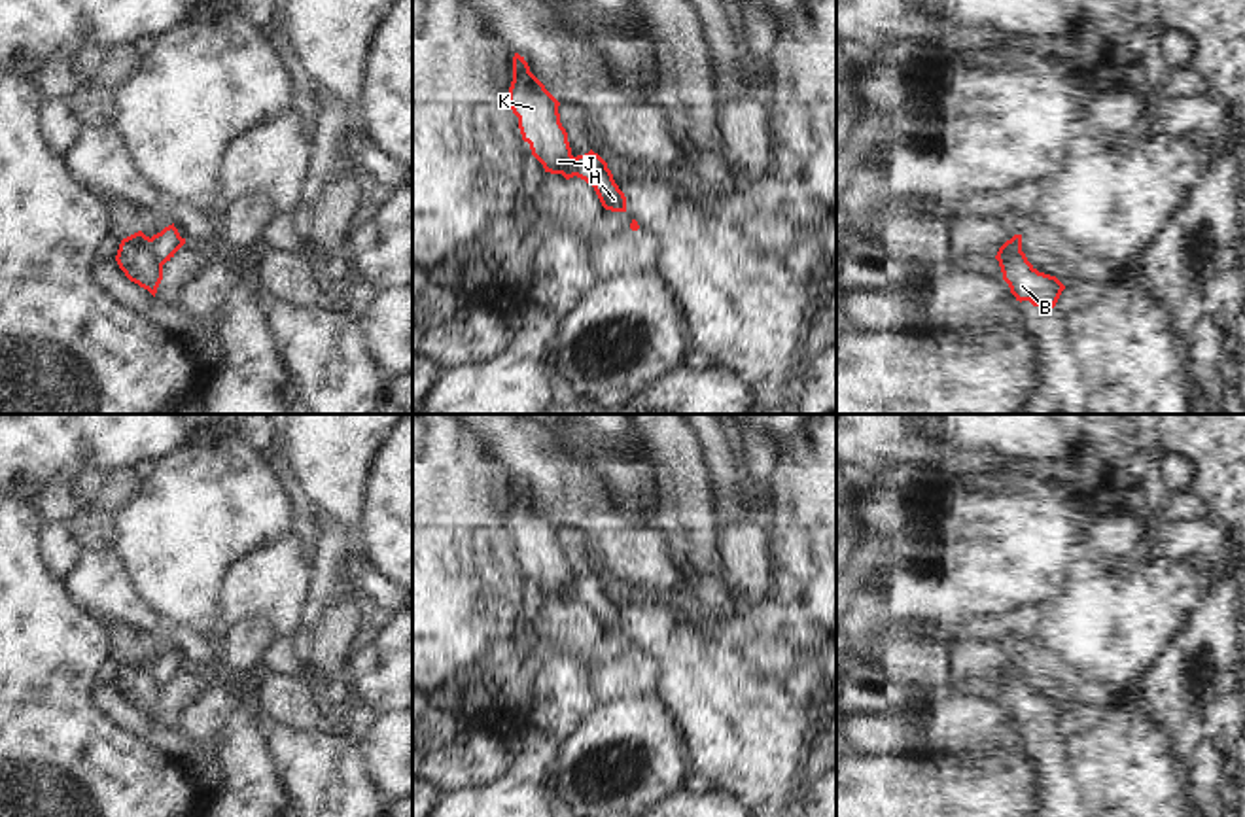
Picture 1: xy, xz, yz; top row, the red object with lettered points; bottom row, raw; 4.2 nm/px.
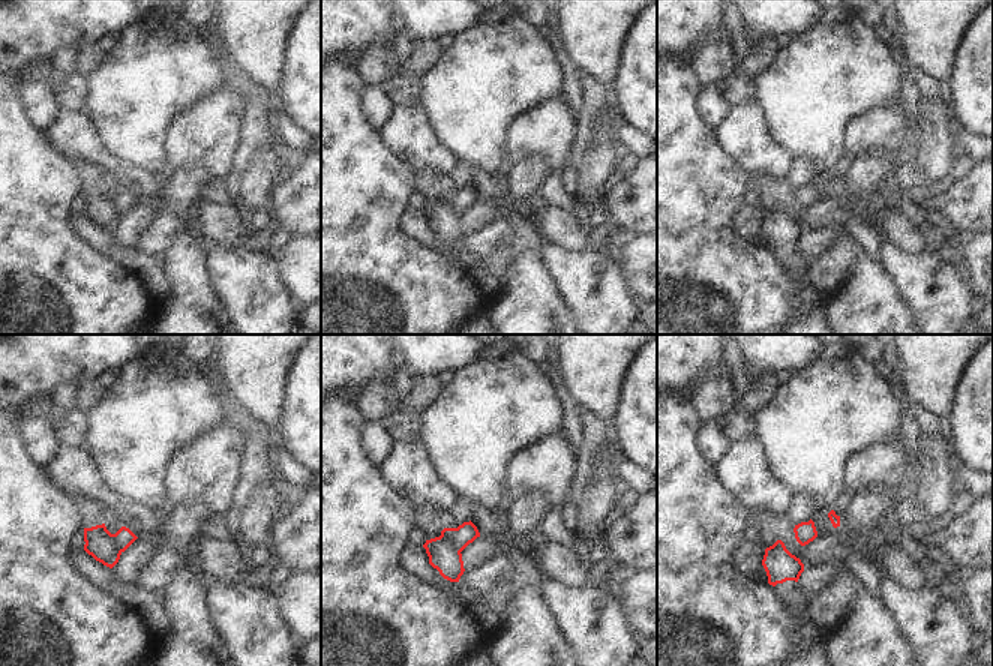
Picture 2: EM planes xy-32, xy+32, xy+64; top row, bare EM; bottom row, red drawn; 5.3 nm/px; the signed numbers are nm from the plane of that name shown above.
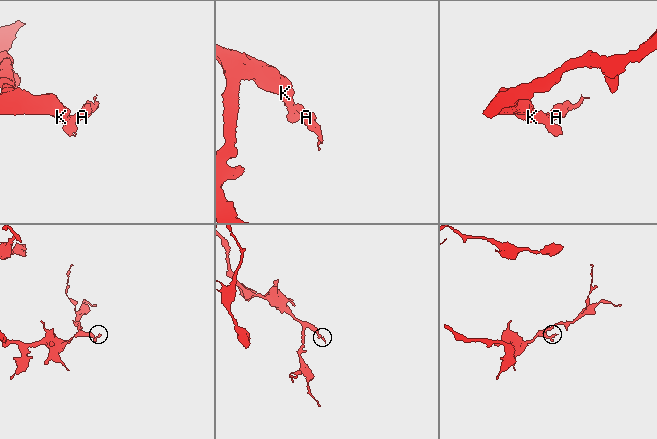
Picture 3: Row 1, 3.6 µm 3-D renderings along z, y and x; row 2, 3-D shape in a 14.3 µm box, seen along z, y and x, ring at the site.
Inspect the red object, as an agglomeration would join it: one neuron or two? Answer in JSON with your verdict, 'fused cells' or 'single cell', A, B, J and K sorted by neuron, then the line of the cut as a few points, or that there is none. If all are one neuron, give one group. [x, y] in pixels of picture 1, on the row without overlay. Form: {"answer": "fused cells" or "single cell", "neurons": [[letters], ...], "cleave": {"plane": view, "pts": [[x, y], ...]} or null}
{"answer": "fused cells", "neurons": [["A"], ["B", "J", "K"]], "cleave": {"plane": "xy", "pts": [[148, 662], [150, 674], [161, 689]]}}

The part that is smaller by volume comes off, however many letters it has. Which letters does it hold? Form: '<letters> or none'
A

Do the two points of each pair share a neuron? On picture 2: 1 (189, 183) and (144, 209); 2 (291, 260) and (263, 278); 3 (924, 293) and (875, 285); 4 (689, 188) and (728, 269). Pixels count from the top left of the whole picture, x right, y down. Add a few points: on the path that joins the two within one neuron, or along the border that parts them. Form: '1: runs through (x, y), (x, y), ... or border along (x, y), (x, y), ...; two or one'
1: border along (158, 209), (158, 216), (146, 231), (143, 242); two
2: border along (275, 252), (281, 266), (281, 278), (294, 299); two
3: border along (881, 261), (917, 318); two
4: runs through (689, 207), (689, 230), (708, 249); one

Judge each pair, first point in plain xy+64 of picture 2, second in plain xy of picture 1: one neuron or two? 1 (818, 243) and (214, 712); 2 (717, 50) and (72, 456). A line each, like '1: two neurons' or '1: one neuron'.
1: one neuron
2: two neurons

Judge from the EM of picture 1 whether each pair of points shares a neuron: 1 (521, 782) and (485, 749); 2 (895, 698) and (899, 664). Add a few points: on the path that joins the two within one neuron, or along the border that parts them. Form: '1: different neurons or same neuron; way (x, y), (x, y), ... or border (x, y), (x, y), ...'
1: different neurons; border (504, 734), (511, 766), (490, 782), (468, 787)
2: different neurons; border (859, 660), (876, 666), (895, 683), (926, 689)

